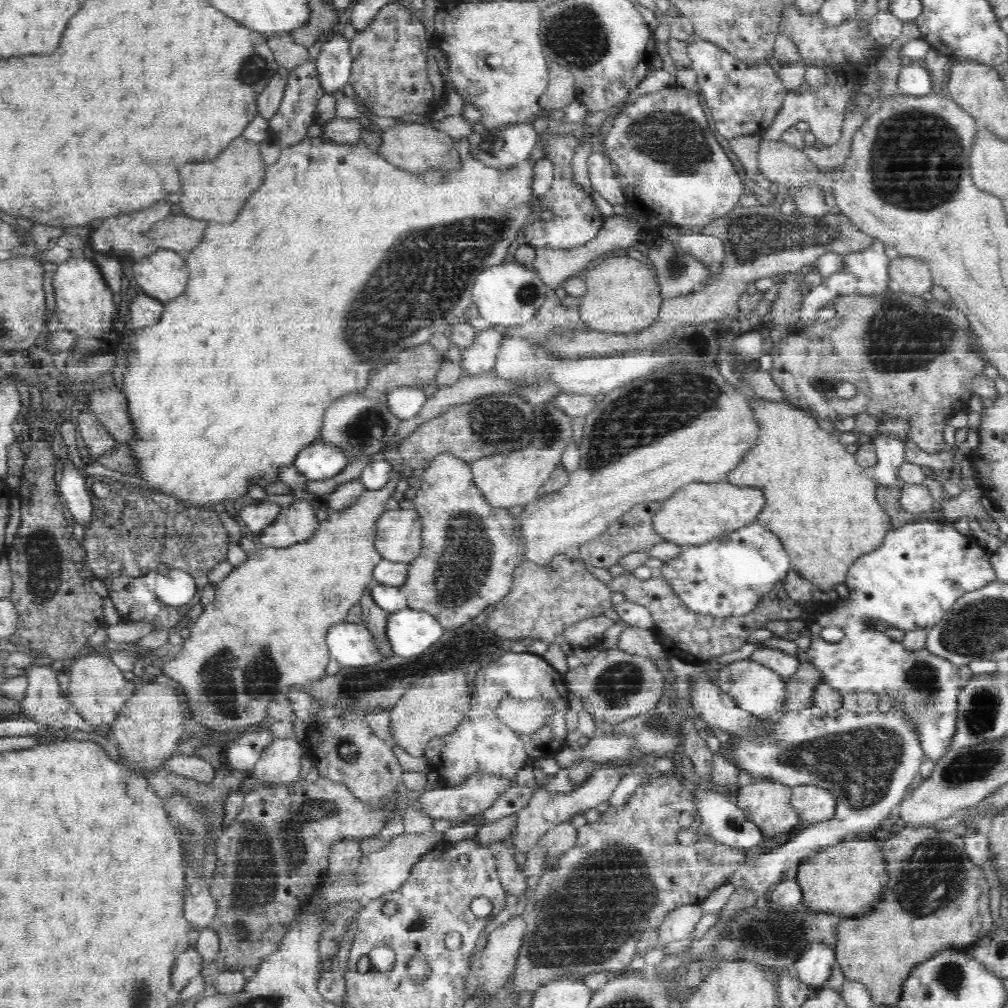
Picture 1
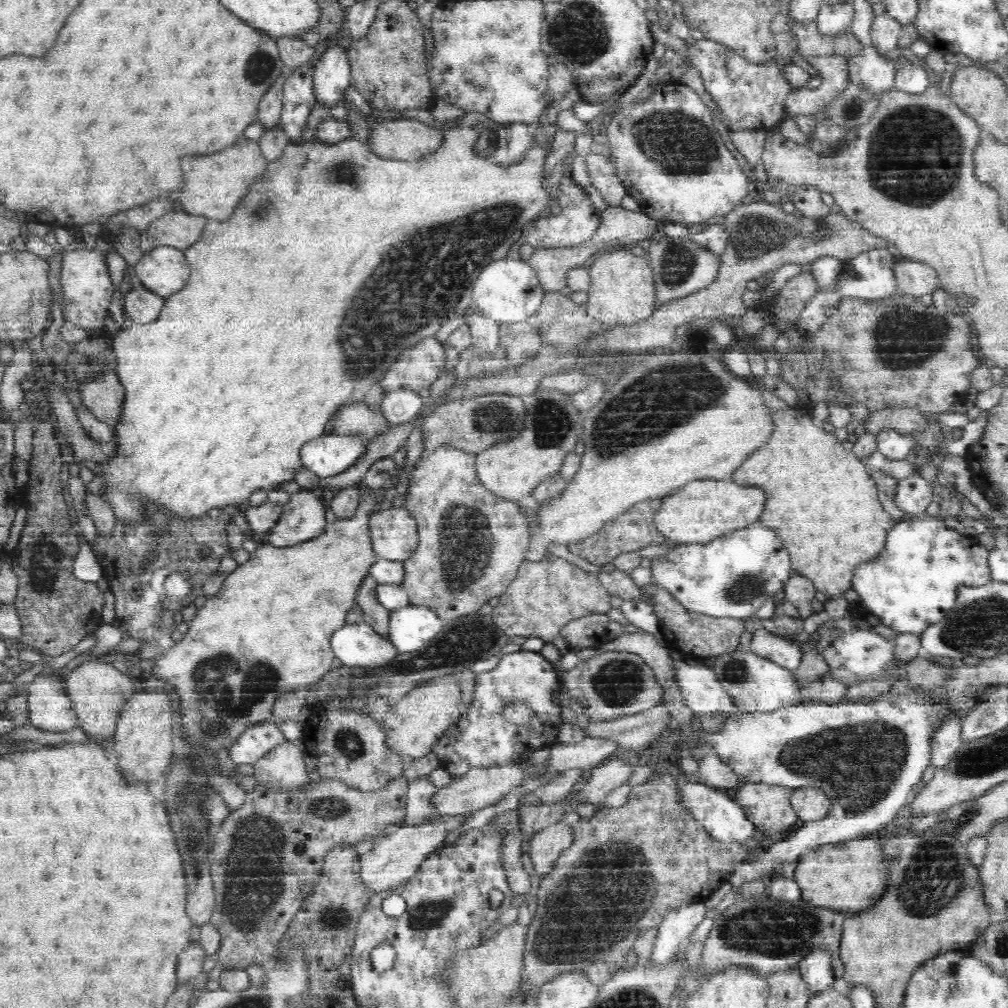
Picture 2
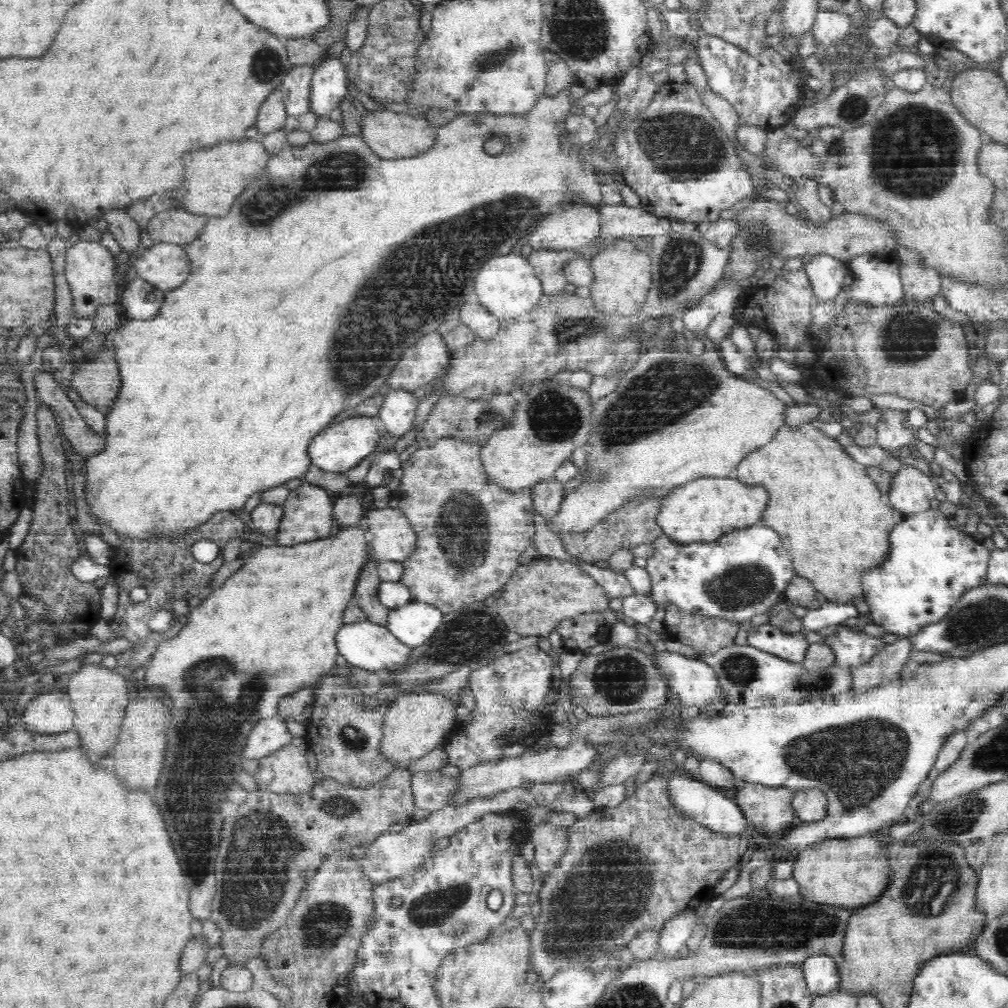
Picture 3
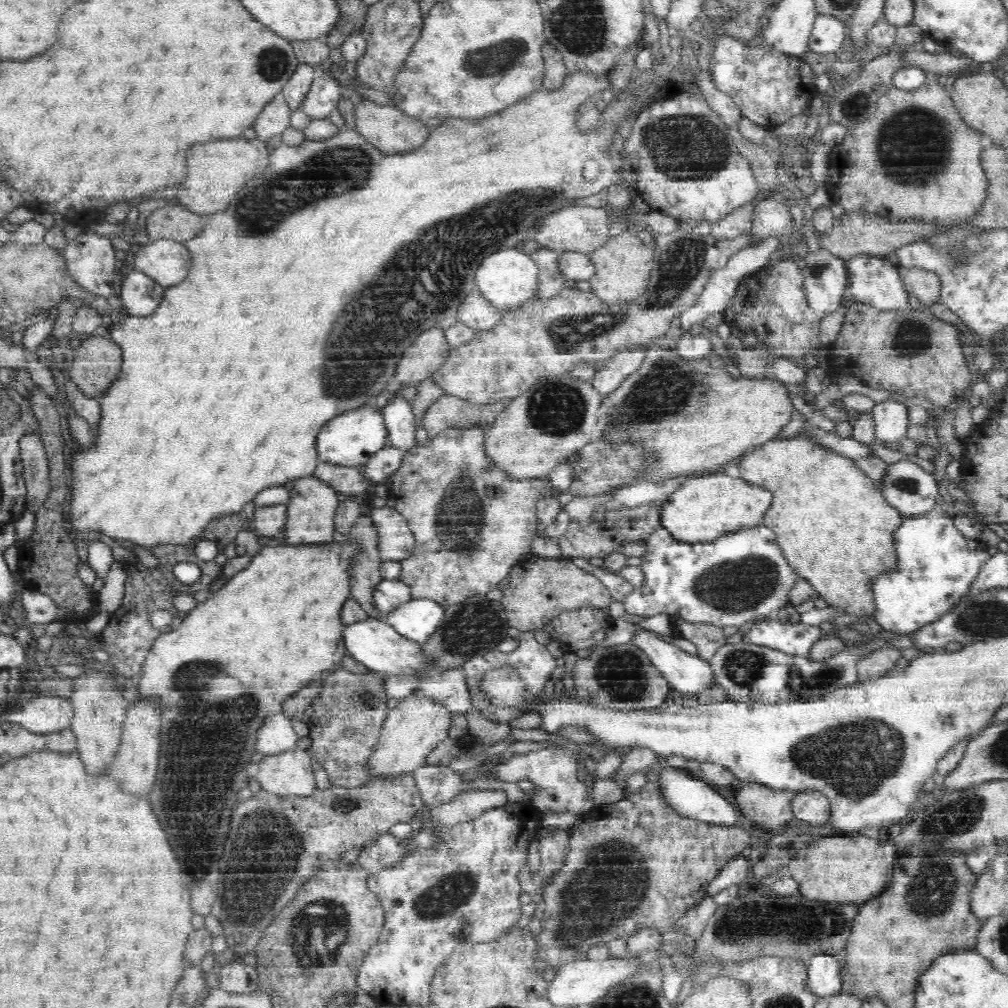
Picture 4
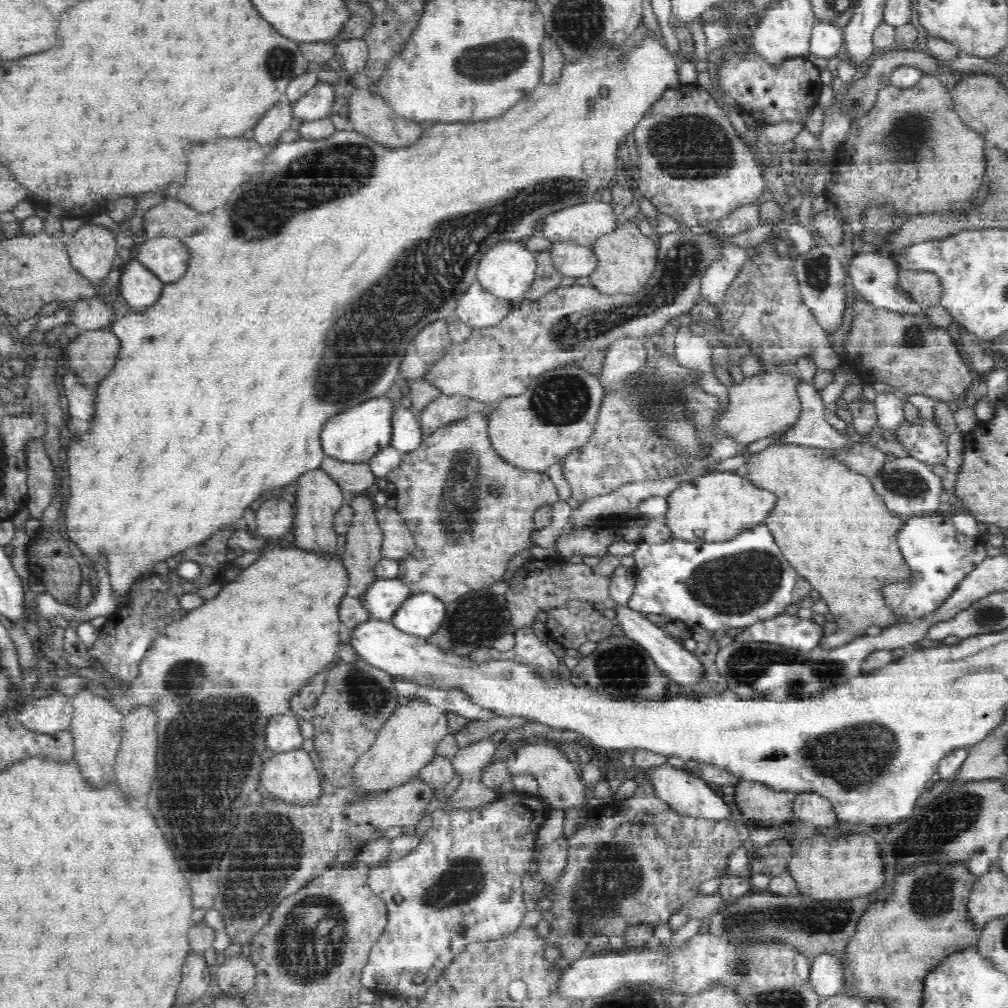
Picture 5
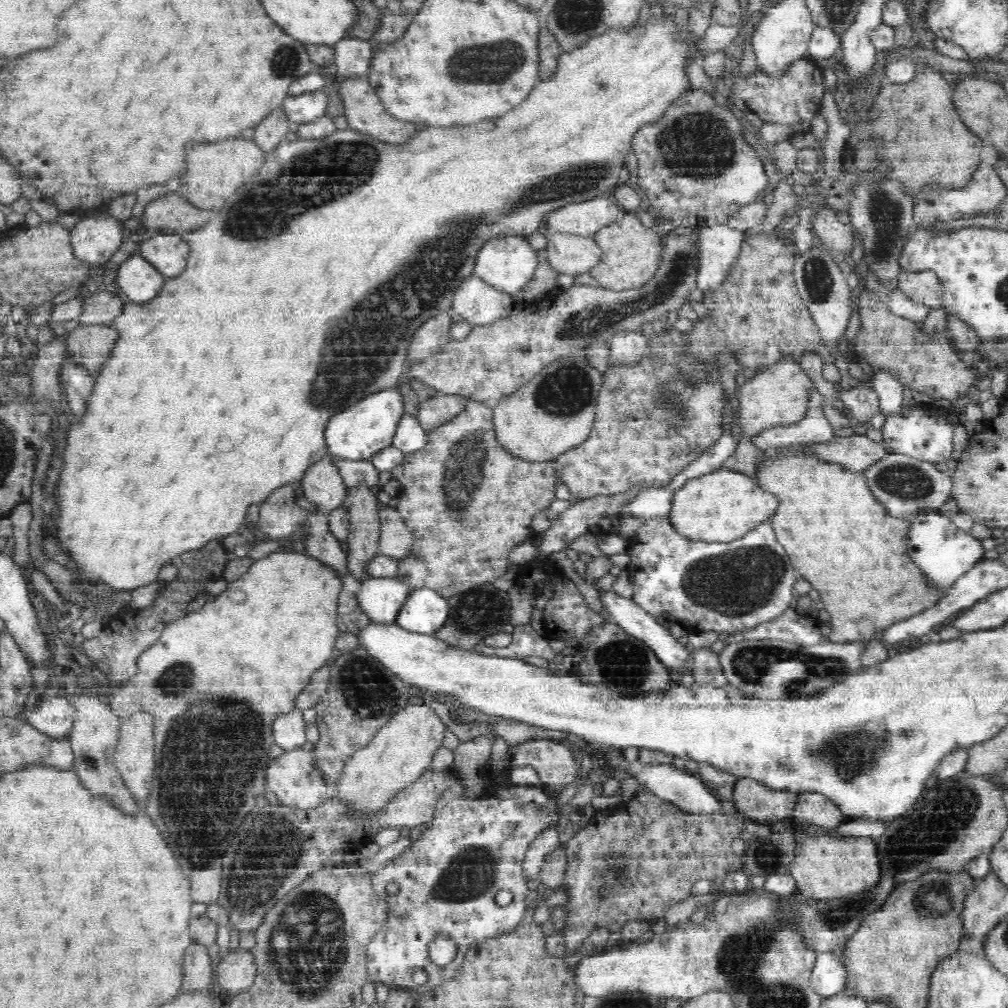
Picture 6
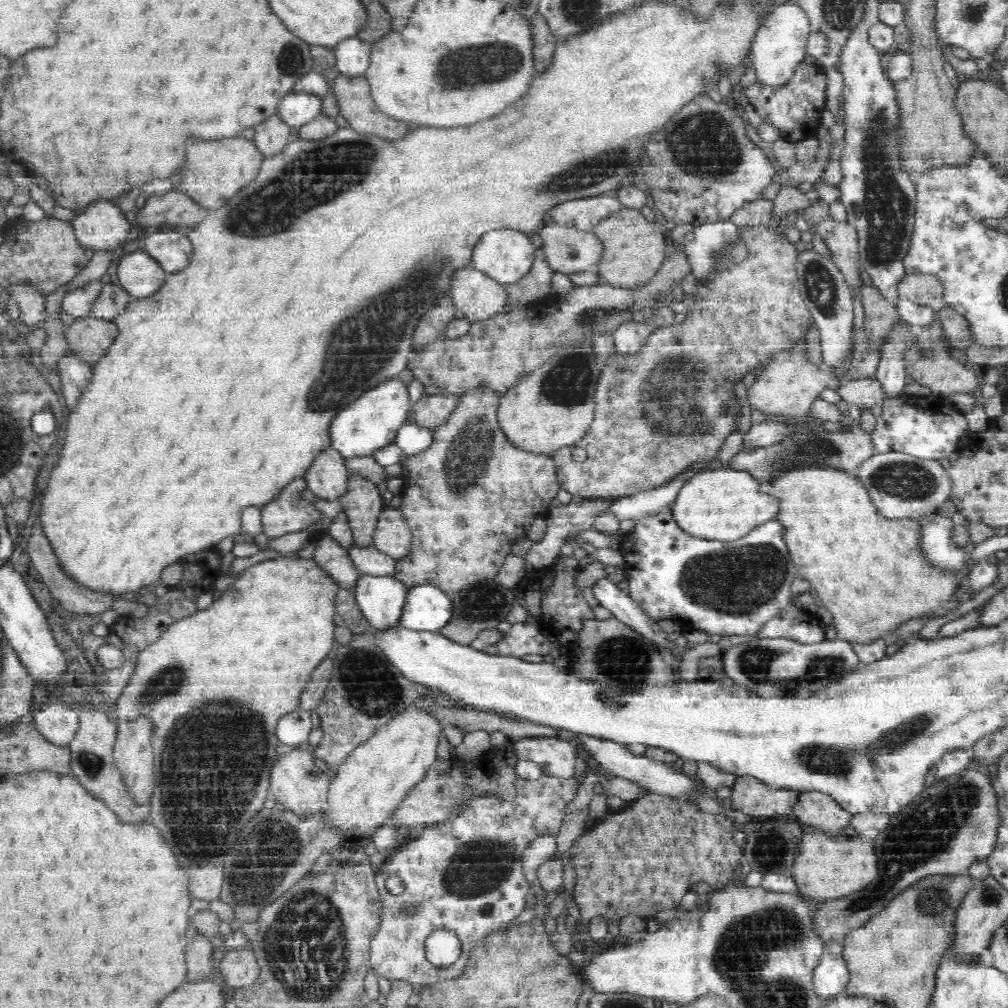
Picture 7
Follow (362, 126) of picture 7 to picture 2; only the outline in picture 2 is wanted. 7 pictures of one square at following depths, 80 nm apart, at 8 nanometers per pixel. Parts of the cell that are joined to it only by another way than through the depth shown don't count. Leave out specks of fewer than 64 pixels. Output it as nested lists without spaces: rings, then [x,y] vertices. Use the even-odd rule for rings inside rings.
[[[415,119],[386,120],[382,124],[376,124],[372,128],[372,140],[368,140],[372,152],[380,158],[392,160],[417,160],[420,157],[427,157],[434,149],[440,148],[443,134],[434,130],[428,124],[422,124]]]

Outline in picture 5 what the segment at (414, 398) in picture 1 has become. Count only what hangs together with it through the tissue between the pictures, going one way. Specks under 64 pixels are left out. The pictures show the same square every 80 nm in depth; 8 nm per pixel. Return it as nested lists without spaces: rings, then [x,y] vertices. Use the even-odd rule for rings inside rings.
[[[397,404],[395,414],[391,416],[391,445],[401,453],[416,450],[425,434],[420,429],[416,416],[401,404]]]

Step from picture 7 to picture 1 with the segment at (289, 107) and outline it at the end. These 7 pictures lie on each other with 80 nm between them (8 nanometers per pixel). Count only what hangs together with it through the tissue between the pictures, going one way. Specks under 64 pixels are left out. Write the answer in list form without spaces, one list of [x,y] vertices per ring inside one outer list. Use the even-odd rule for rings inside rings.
[[[334,35],[325,42],[316,60],[320,88],[324,94],[338,96],[351,79],[351,41],[343,35]]]

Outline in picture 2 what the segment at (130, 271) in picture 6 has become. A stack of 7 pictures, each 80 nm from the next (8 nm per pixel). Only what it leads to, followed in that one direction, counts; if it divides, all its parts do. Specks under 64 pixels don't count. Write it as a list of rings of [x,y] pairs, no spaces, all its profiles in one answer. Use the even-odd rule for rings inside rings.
[[[142,284],[128,291],[123,300],[125,318],[136,324],[148,324],[156,320],[165,304],[165,298],[150,292]]]

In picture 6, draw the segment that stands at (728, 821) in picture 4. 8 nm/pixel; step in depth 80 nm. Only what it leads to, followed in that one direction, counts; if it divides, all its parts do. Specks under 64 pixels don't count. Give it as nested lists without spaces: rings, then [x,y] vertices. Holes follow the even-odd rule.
[[[616,750],[608,752],[608,760],[610,760],[612,766],[626,768],[628,772],[636,774],[634,778],[638,778],[639,782],[644,783],[656,796],[659,796],[662,800],[671,801],[672,804],[678,805],[684,811],[692,814],[724,814],[724,812],[728,812],[728,810],[724,810],[724,804],[710,793],[710,790],[698,776],[691,775],[686,770],[676,770],[673,764],[648,764],[646,761],[626,762],[624,758],[620,758],[616,754]]]

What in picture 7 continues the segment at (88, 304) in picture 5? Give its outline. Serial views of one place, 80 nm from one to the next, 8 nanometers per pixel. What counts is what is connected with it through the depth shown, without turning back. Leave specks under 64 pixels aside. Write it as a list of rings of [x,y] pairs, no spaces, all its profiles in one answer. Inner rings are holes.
[[[106,284],[101,293],[94,299],[89,316],[96,316],[102,320],[113,321],[131,302],[132,298],[123,287]]]

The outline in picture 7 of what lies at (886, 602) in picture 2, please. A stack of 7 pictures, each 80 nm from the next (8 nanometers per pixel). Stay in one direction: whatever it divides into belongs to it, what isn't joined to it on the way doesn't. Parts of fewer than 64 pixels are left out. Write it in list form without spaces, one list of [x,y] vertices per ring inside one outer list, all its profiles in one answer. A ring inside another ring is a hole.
[[[934,512],[927,517],[919,519],[920,529],[923,530],[923,535],[919,538],[919,549],[923,557],[930,560],[931,566],[937,570],[955,570],[956,575],[959,576],[960,570],[966,568],[968,556],[972,554],[976,543],[970,541],[965,545],[956,545],[952,536],[954,535],[955,524],[951,519],[940,516]]]

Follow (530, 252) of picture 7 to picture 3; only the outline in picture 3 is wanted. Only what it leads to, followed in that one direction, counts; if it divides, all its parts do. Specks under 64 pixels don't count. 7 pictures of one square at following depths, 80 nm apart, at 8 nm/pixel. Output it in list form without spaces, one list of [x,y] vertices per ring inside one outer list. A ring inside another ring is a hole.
[[[518,249],[505,253],[505,256],[496,256],[488,260],[476,274],[474,288],[479,303],[499,320],[528,314],[538,306],[538,302],[544,295],[535,268]]]

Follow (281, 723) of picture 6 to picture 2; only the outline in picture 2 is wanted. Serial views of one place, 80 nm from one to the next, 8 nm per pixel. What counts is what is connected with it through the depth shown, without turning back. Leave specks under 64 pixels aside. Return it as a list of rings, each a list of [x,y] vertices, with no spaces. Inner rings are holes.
[[[263,721],[243,732],[239,742],[231,748],[229,756],[237,765],[254,764],[268,751],[286,742],[284,733],[278,729],[277,724]]]

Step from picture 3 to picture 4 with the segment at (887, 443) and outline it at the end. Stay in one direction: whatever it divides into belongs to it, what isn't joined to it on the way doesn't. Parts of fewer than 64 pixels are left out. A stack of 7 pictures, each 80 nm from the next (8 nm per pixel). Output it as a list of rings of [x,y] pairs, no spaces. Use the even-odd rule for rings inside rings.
[[[886,400],[875,404],[871,412],[875,420],[875,438],[878,443],[898,443],[898,440],[906,438],[909,425],[906,405]]]

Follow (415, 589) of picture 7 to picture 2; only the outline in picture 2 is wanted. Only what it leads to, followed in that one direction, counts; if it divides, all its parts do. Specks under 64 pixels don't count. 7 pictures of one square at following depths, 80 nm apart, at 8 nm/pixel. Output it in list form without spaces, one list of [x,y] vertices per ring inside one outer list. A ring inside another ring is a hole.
[[[409,605],[391,612],[389,637],[400,653],[414,652],[431,642],[443,624],[439,613],[428,606]]]

